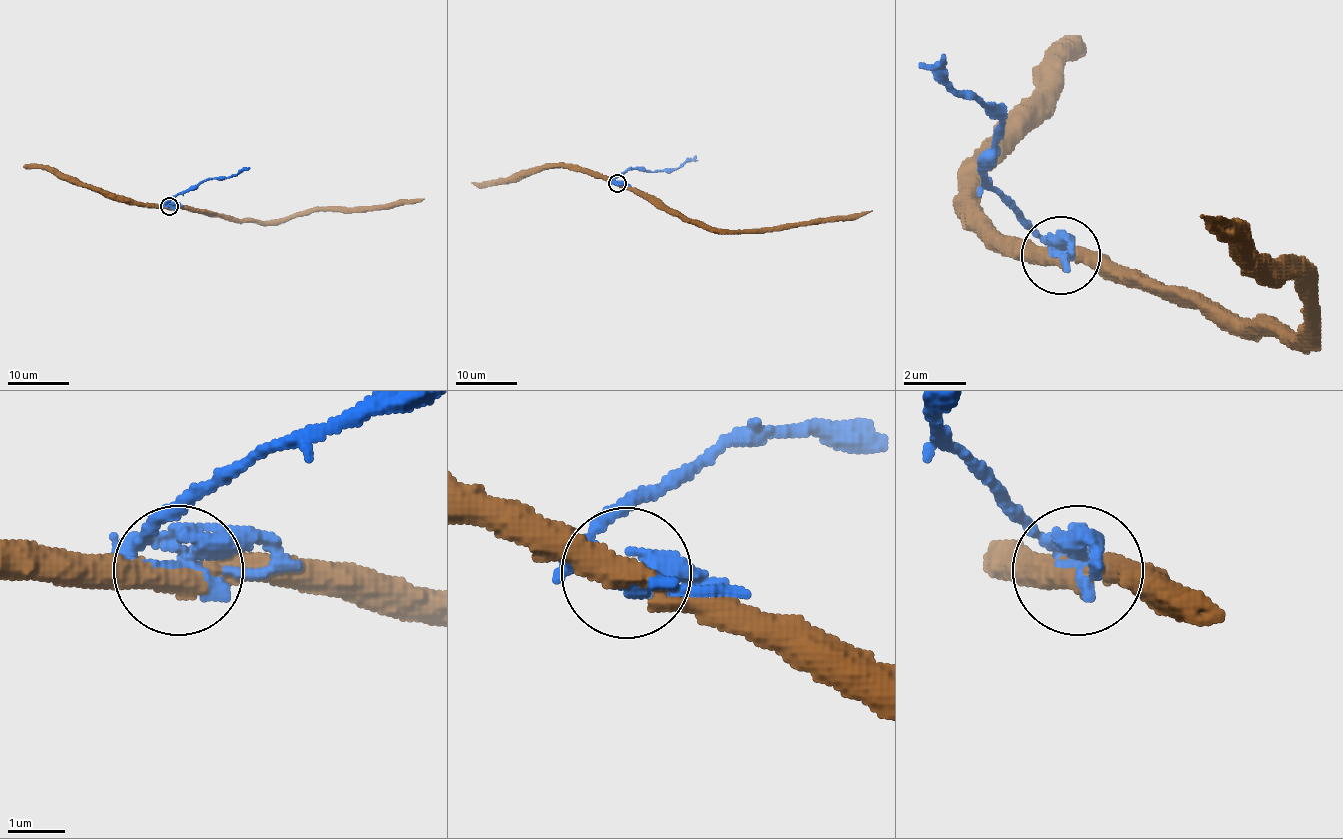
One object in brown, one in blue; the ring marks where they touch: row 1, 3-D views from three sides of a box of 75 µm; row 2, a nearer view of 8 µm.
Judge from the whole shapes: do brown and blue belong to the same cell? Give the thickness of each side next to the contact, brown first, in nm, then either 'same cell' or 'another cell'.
400/240 nm | another cell

